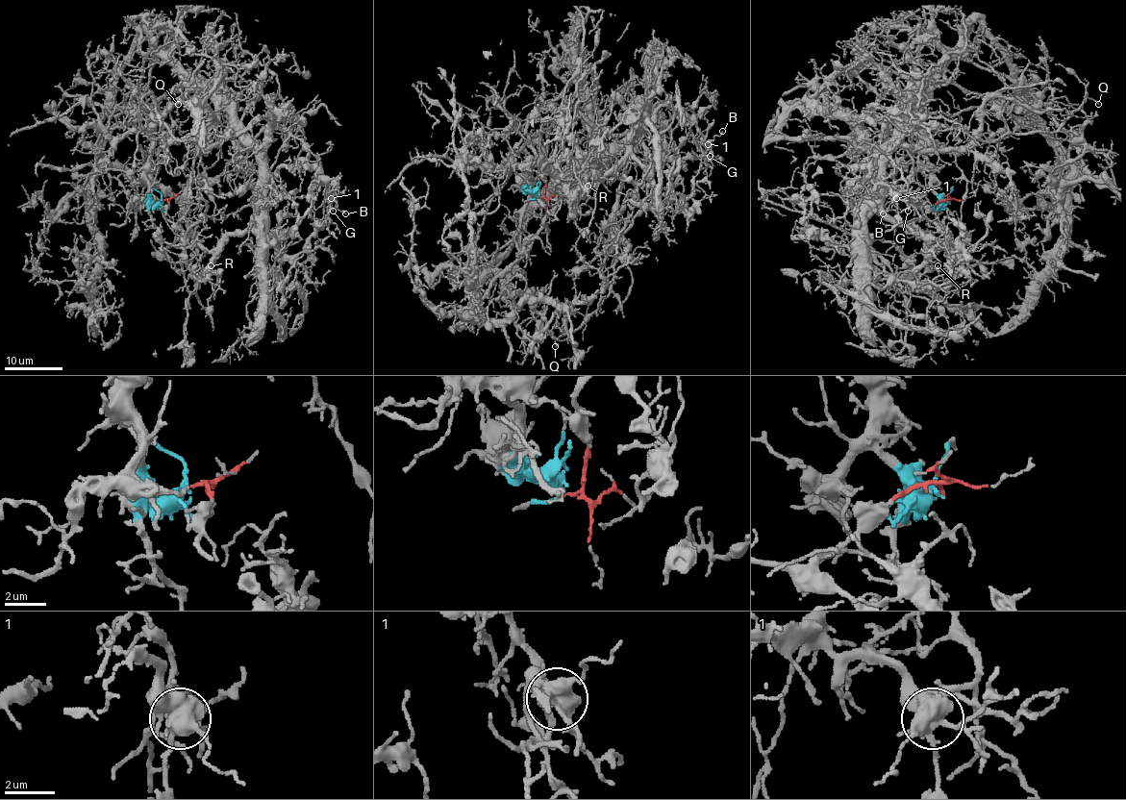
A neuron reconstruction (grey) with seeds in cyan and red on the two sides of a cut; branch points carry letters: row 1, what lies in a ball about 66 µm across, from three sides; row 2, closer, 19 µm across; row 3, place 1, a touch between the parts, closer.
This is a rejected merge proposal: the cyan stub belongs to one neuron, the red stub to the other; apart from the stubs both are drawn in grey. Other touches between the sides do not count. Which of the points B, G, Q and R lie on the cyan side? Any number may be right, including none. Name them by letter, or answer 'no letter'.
no letter

